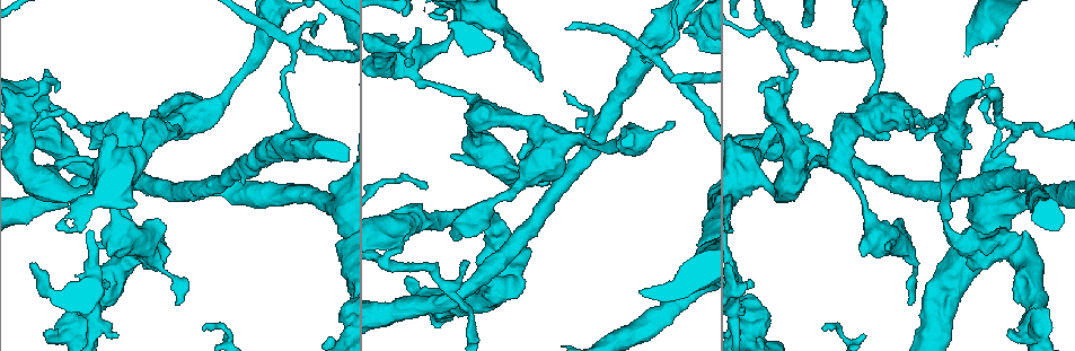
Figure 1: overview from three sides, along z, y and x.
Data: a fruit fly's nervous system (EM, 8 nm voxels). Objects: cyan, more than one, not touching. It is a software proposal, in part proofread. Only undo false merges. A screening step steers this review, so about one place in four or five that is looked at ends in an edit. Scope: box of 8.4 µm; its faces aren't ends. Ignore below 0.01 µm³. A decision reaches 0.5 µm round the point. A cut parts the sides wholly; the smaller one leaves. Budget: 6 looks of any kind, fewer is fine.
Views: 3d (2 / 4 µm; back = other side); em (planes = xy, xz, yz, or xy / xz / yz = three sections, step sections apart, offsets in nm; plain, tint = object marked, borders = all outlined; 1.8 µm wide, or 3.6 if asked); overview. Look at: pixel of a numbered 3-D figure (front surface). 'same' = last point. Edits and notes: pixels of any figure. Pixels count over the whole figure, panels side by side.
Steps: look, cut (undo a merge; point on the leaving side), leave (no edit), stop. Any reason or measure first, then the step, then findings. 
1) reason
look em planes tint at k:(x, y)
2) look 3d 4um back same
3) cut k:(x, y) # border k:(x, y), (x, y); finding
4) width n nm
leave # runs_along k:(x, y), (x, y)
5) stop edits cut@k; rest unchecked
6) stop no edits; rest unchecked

abrupt turn
look 3d 2um at 1:(656, 56)

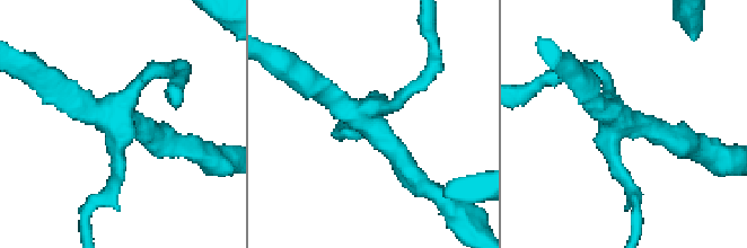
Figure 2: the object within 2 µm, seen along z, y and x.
arms 4
look em yz step 4 tint at 2:(370, 120)

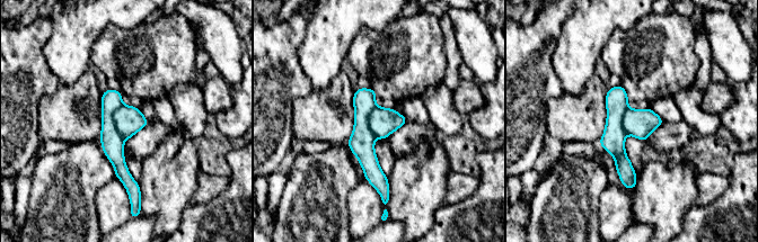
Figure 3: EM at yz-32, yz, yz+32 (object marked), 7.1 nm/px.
look em planes tint same

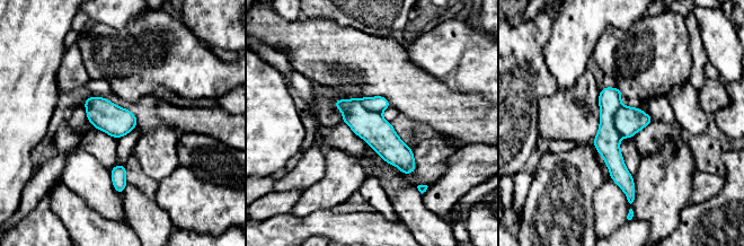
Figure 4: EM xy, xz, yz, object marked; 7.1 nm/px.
cut 4:(628, 121) # border 4:(621, 105), (613, 116), (620, 137); two neurons meet here

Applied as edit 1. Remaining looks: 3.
calibre changes
look em planes tint at 1:(983, 244)

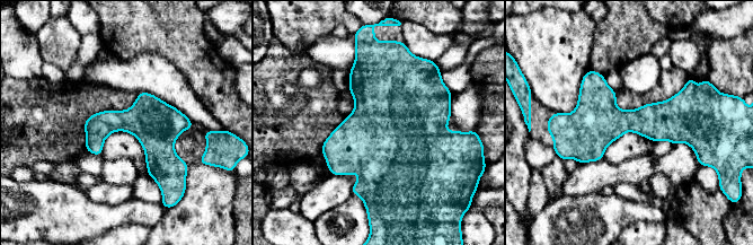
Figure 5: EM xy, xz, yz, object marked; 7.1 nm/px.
width 260 nm
leave # runs_along 5:(564, 121), (681, 121), (699, 132); all the same neuron

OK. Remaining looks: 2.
three-way junction
look em xz step 16 tint at 1:(384, 260)

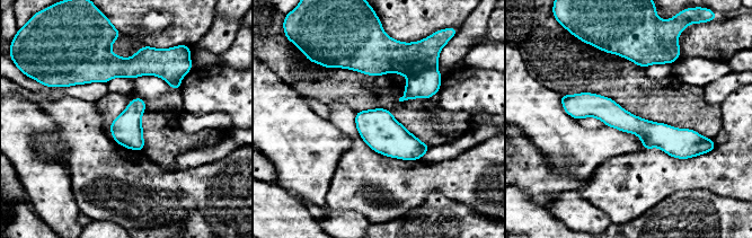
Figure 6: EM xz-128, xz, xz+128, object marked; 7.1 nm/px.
look em planes tint same

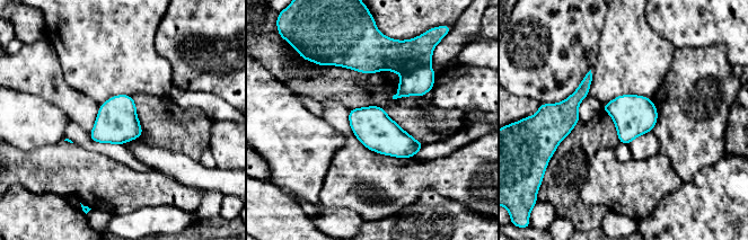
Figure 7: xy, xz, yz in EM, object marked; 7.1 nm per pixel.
cut 7:(402, 56) # two neurons meet here

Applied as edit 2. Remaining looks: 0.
stop edits cut@4, cut@7; rest unchecked

